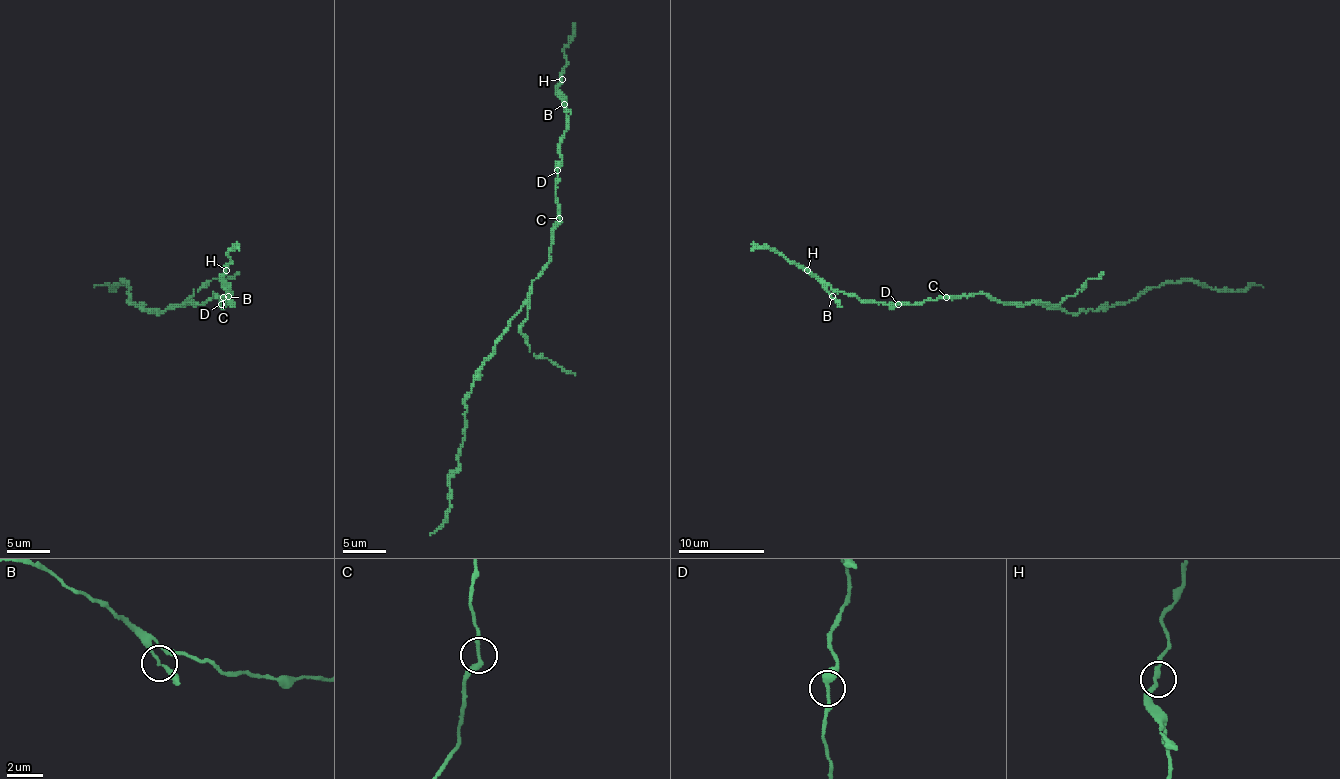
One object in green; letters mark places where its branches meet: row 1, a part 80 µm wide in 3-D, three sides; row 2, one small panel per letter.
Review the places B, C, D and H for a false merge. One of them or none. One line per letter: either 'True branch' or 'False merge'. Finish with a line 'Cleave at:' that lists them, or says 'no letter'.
B: True branch
C: True branch
D: True branch
H: True branch
Cleave at: no letter

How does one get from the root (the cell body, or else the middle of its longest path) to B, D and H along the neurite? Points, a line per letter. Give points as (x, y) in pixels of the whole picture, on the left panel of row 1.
B: (196, 304), (213, 294), (224, 298), (219, 304), (226, 304), (224, 300), (230, 298), (230, 291), (228, 296)
D: (196, 304), (209, 300), (213, 294), (224, 298), (219, 302), (222, 304)
H: (196, 304), (213, 294), (226, 304), (230, 298), (230, 287), (222, 279), (226, 270)

